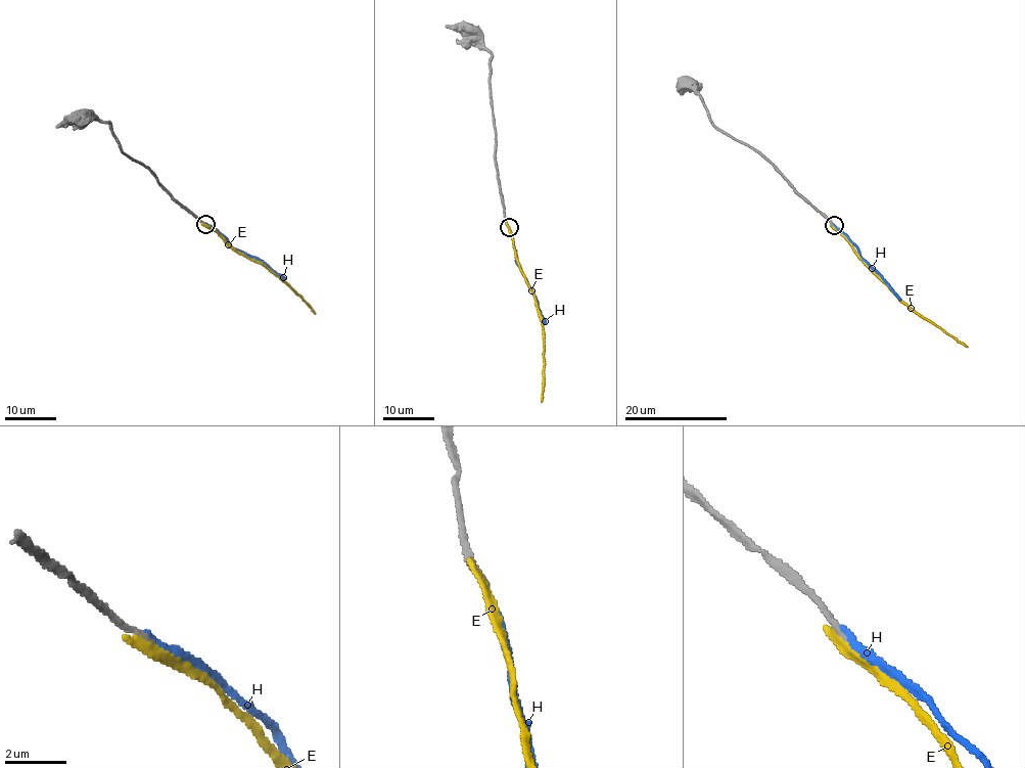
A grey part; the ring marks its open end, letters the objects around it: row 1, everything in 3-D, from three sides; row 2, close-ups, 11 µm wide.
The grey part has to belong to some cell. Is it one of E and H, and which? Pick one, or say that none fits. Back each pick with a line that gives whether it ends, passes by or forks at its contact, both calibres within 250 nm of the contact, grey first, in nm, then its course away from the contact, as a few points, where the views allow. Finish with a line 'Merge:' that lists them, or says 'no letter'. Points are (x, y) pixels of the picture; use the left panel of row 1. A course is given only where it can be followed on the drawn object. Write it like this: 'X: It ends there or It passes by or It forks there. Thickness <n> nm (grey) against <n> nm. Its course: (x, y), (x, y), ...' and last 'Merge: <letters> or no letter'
H: It ends there. Thickness 170 nm (grey) against 180 nm. Its course: (205, 223), (218, 229), (237, 250), (285, 278)
Merge: H

